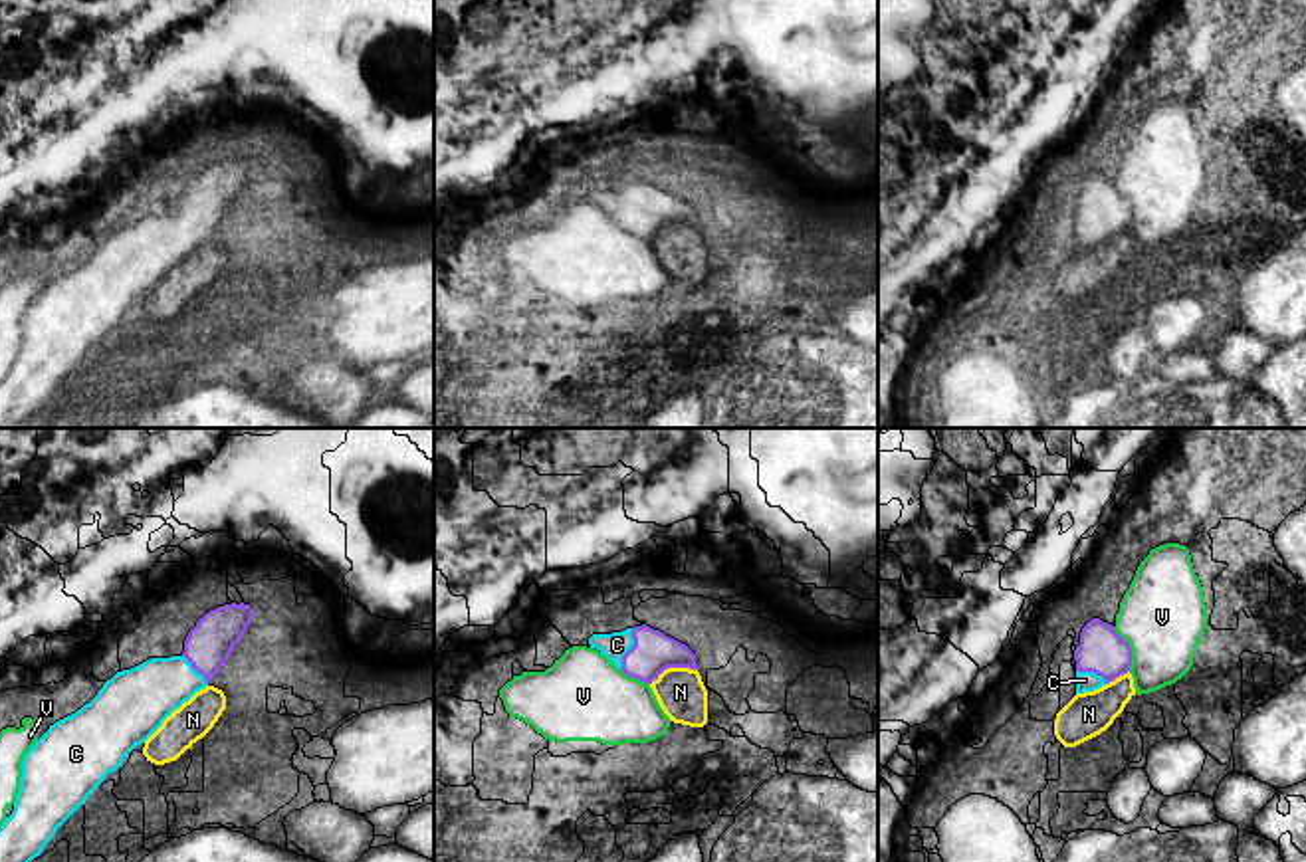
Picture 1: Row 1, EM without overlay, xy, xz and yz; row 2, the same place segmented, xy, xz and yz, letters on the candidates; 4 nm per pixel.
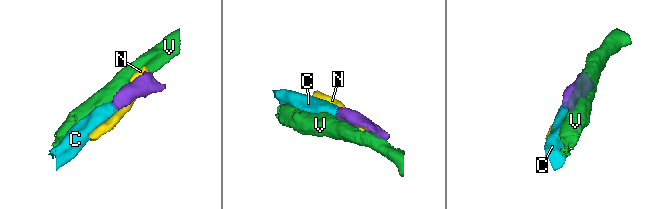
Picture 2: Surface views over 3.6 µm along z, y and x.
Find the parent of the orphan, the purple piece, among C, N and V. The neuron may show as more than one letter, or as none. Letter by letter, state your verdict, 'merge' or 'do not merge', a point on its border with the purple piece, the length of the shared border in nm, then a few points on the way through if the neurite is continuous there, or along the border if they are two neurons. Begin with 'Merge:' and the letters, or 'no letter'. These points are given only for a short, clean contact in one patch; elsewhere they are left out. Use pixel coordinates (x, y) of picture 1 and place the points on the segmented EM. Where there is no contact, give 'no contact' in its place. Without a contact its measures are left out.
Merge: C
C: merge | xz (631, 648) | 180 nm | across xz (652, 652), (631, 648), (617, 645)
N: do not merge | xz (672, 666) | 200 nm
V: do not merge | yz (1130, 648) | 200 nm | along yz (1114, 627), (1130, 648), (1130, 670)

